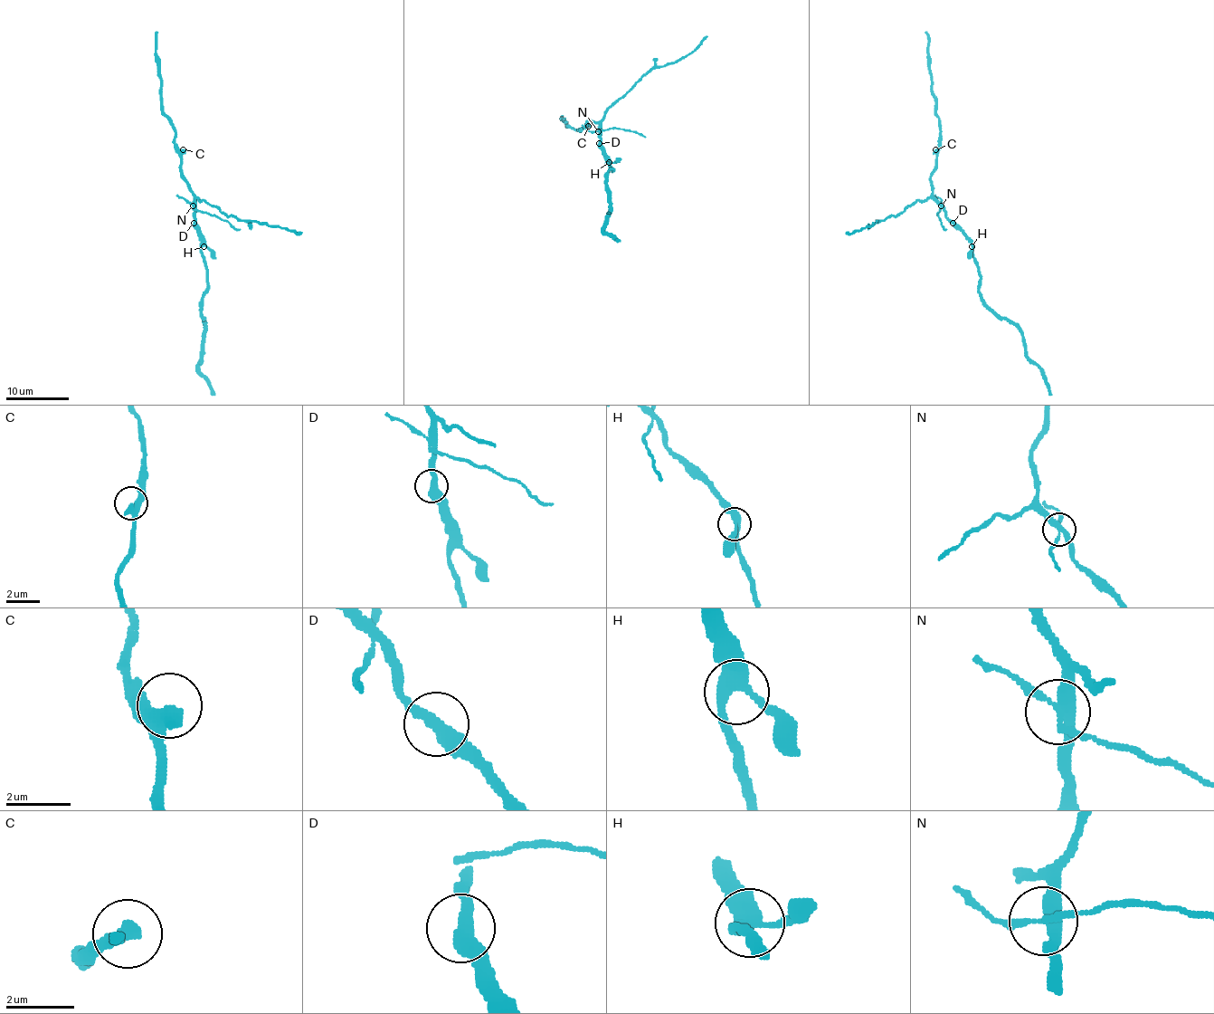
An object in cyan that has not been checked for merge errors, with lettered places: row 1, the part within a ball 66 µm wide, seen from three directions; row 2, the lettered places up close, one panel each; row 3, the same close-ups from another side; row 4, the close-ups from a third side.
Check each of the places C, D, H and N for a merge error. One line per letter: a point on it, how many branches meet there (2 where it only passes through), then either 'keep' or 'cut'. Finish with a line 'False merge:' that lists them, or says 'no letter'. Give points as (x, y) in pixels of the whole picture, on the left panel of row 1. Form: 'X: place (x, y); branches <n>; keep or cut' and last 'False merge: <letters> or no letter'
C: place (183, 149); branches 2; keep
D: place (194, 223); branches 2; keep
H: place (203, 246); branches 3; keep
N: place (193, 205); branches 4; cut
False merge: N

